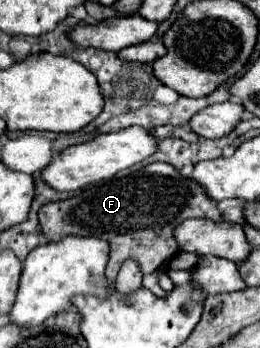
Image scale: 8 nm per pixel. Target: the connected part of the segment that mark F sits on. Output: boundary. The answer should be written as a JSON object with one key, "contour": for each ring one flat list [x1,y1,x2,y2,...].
{"contour":[[153,162,145,168,141,168,139,172,133,172,125,178,117,178,117,180,111,180,111,182,105,182,99,186,91,186,79,194,81,196,45,204,39,210,41,232,47,238,47,242,59,242,65,236,97,236,101,240,107,240,111,250,109,250,109,262,107,262,105,276,109,282,115,282,117,272,127,258,137,260,143,274,151,274,153,270,157,270,165,262,169,262,175,256,175,252,179,252,177,242,173,238,173,230,183,220,187,220,187,218,221,220,221,212,217,210,215,202,209,202,209,198,203,194,203,190,199,190,199,186,195,186,195,182,191,182,189,178,183,178,173,166,167,166,165,162]]}

